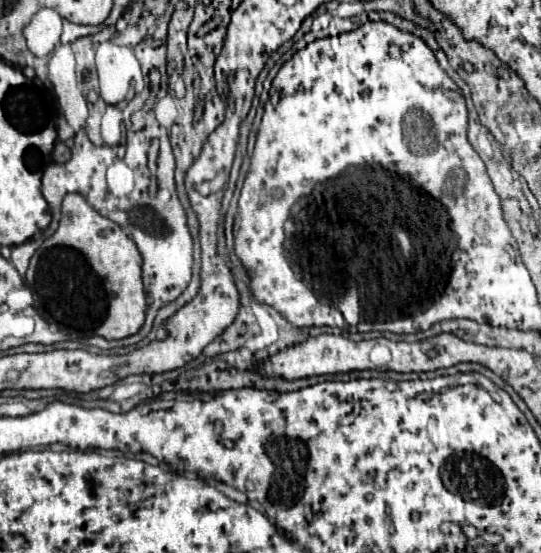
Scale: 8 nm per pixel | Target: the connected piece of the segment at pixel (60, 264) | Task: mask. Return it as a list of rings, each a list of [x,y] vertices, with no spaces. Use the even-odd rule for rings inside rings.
[[[67,194],[63,200],[63,214],[57,232],[37,248],[25,274],[27,284],[35,296],[35,272],[37,272],[37,298],[41,314],[67,332],[75,332],[81,338],[101,336],[105,340],[121,340],[139,332],[145,322],[147,296],[141,282],[141,254],[135,242],[123,232],[123,228],[109,218],[93,210],[81,194]]]

